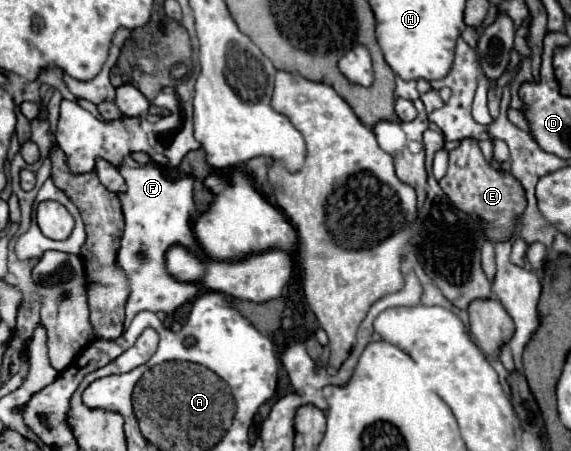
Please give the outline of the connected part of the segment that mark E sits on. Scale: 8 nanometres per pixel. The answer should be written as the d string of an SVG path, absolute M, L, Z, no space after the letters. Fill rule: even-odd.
M470 138L462 140L460 146L450 152L448 174L440 180L440 188L444 190L444 194L450 198L450 202L458 210L484 218L484 230L492 230L492 232L488 232L492 242L508 240L512 236L516 216L522 214L526 208L524 188L520 186L520 182L510 174L494 170L484 160L484 156L478 148L478 142L470 140Z

